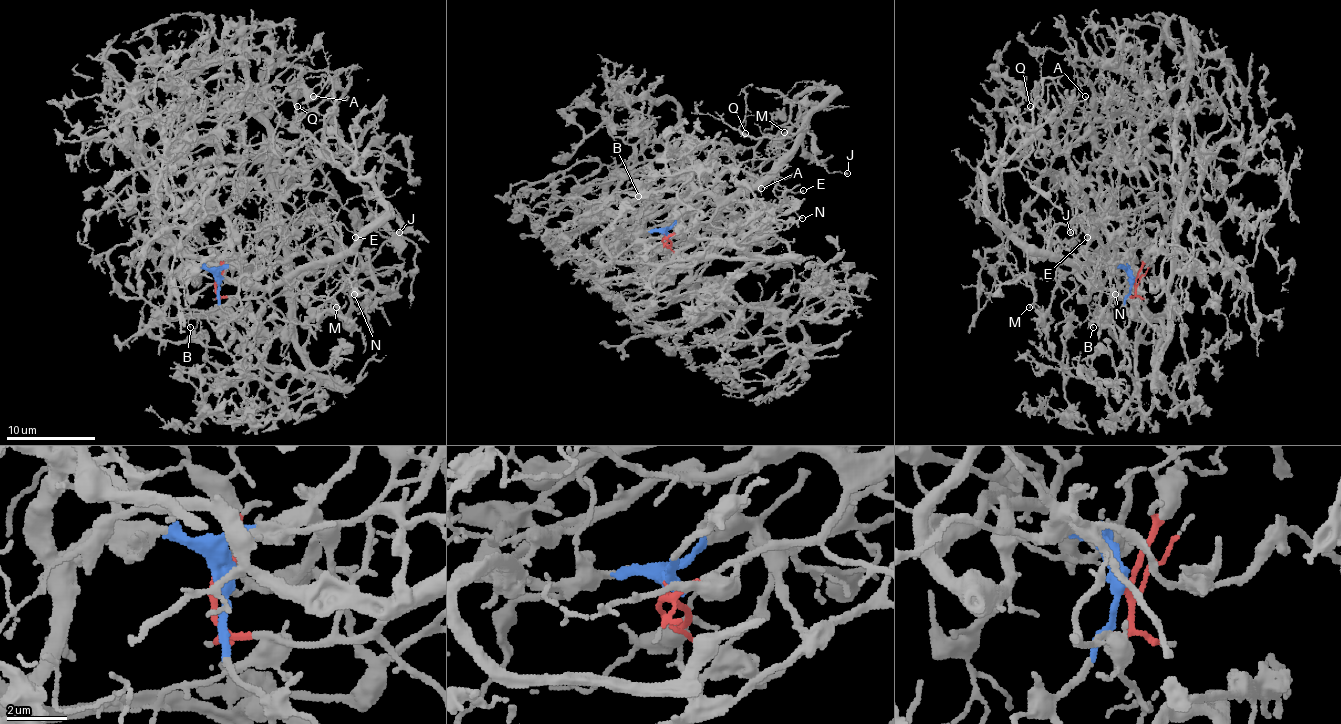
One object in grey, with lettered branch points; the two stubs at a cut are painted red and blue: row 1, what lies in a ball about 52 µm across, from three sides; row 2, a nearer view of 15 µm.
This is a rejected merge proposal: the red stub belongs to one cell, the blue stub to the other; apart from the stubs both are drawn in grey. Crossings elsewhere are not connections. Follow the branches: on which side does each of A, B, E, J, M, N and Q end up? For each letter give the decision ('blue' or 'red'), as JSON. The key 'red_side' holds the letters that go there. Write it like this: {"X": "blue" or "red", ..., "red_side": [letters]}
{"A": "red", "B": "red", "E": "red", "J": "red", "M": "red", "N": "red", "Q": "red", "red_side": ["A", "B", "E", "J", "M", "N", "Q"]}

